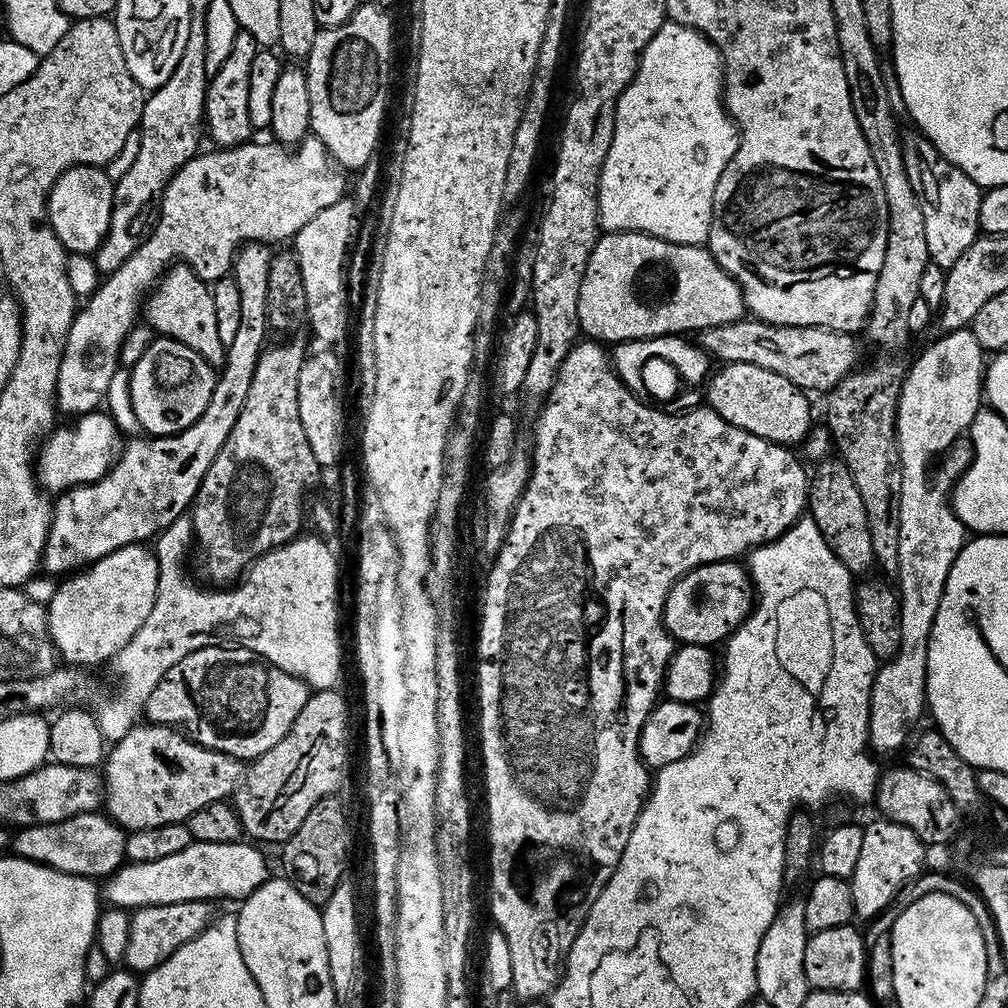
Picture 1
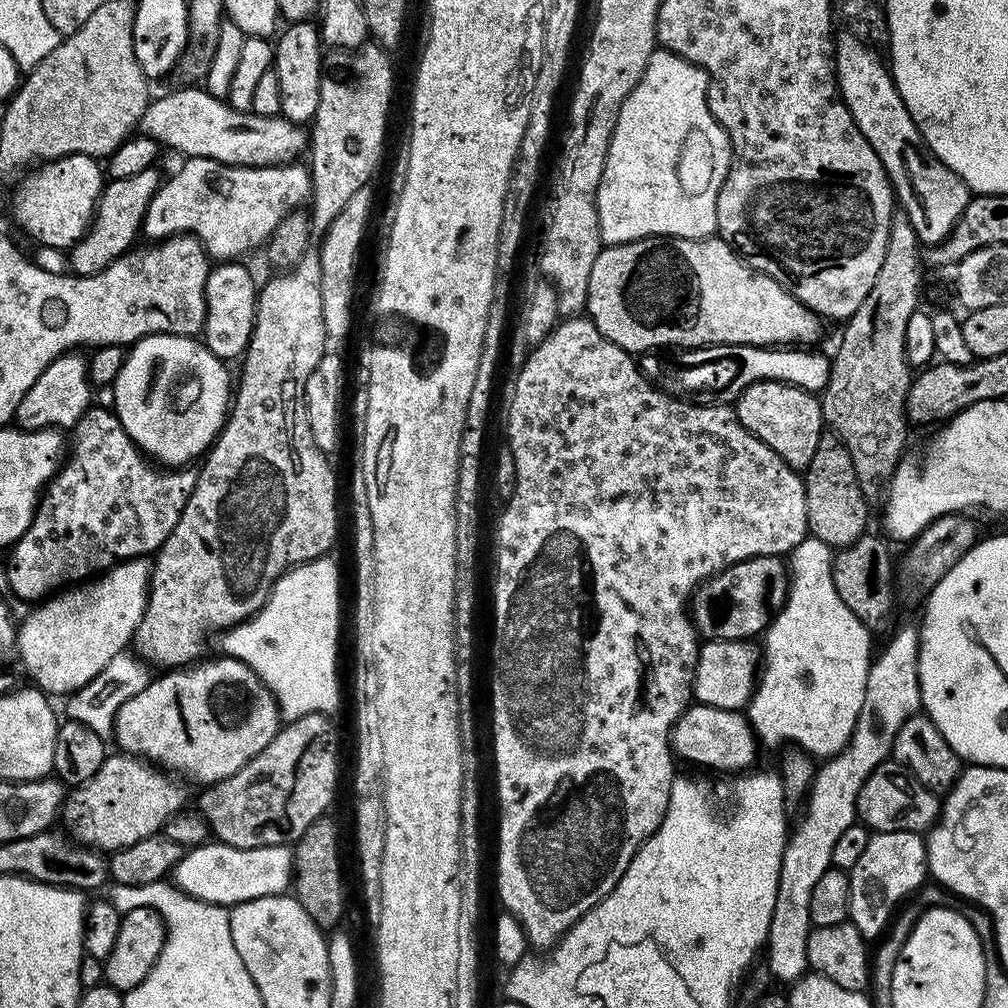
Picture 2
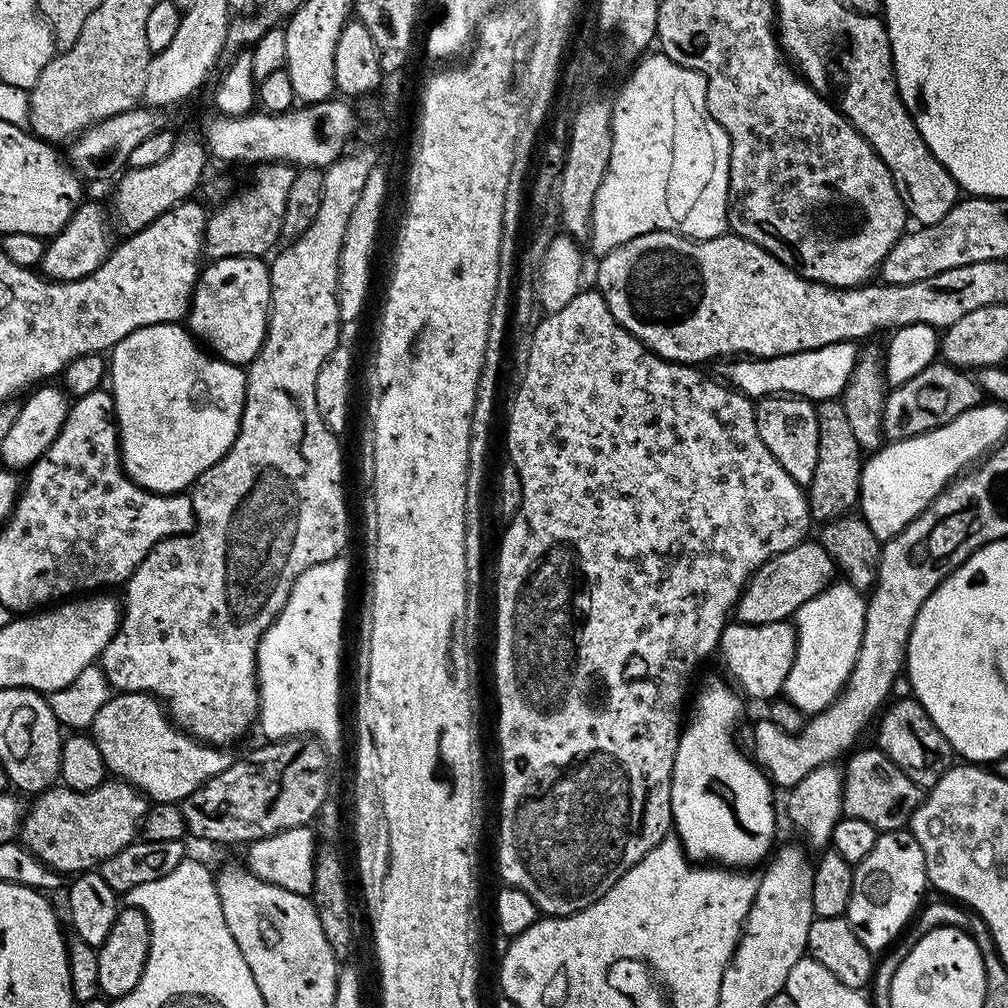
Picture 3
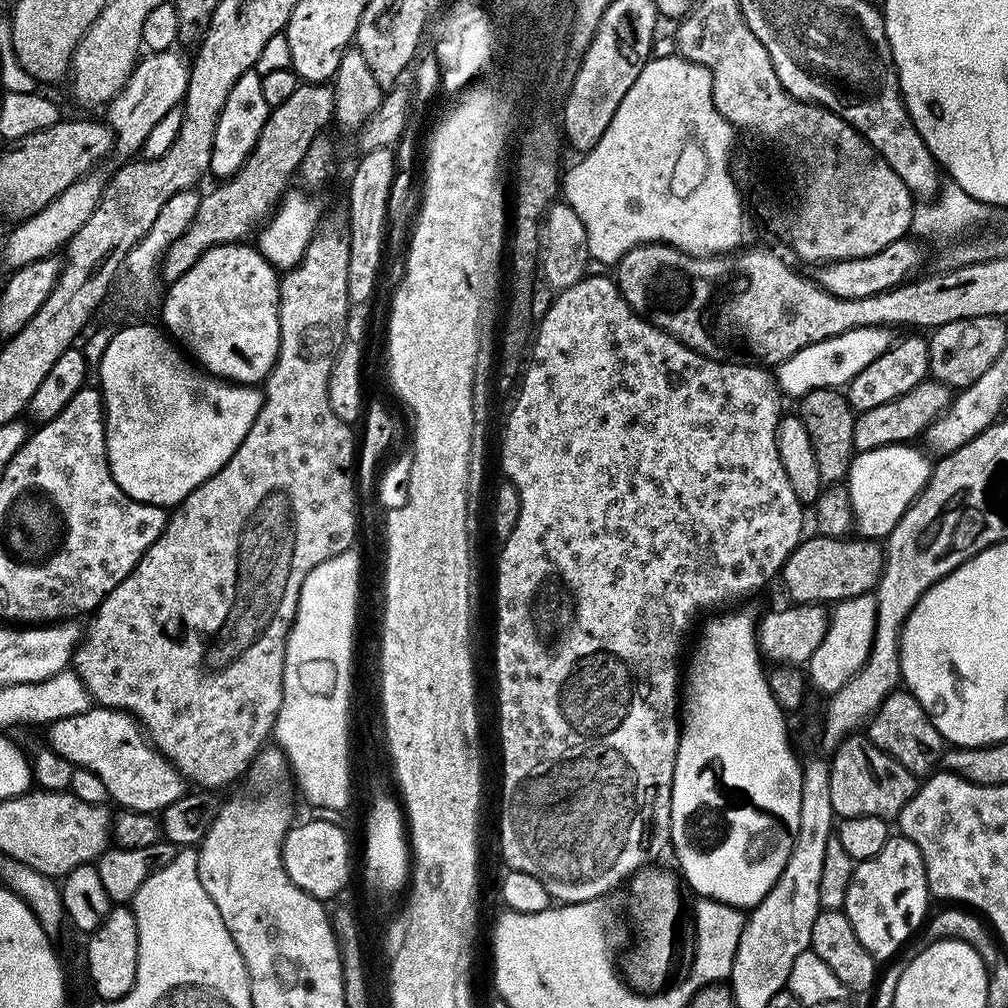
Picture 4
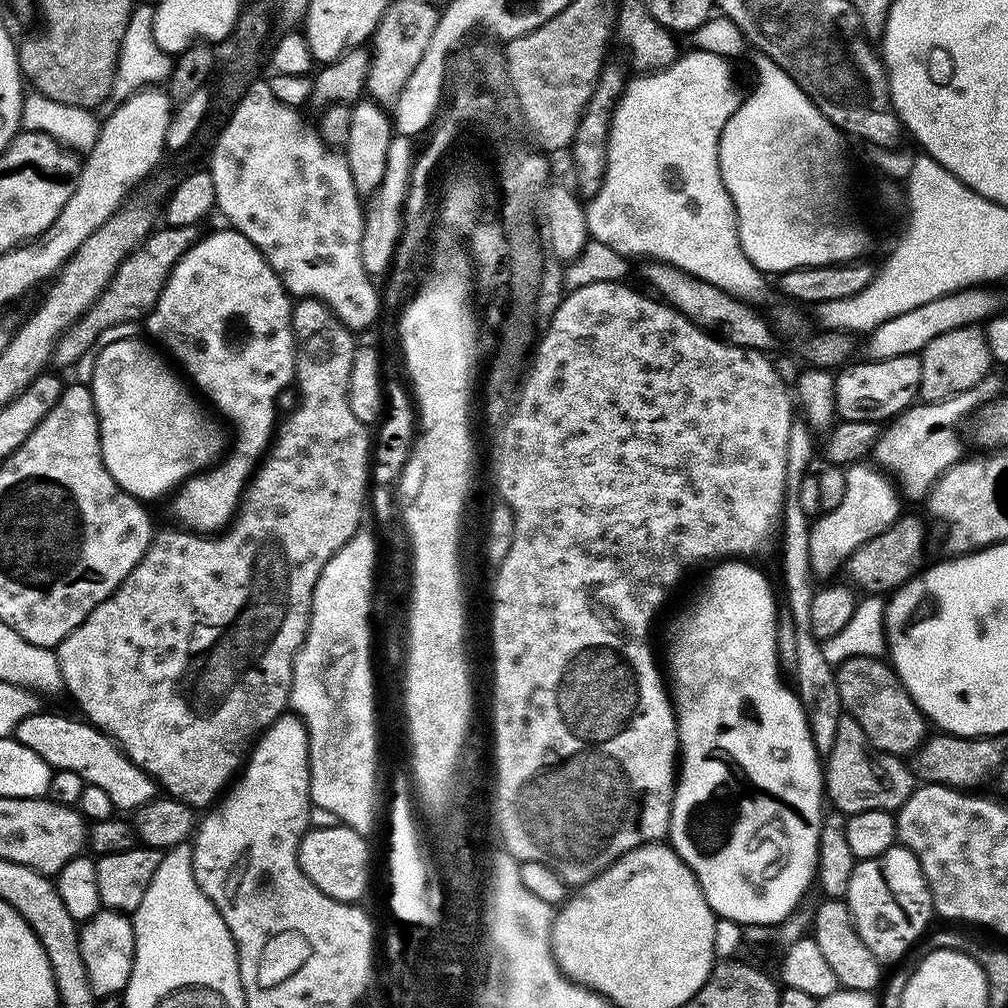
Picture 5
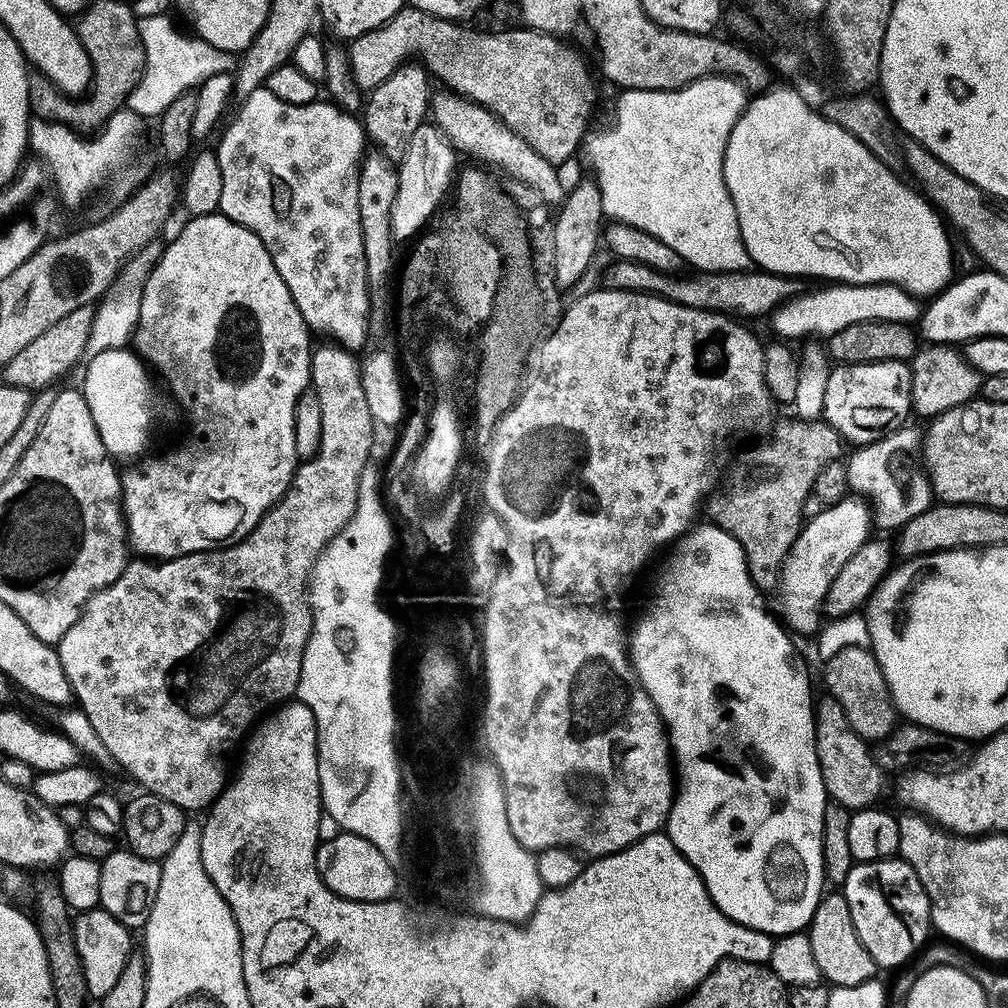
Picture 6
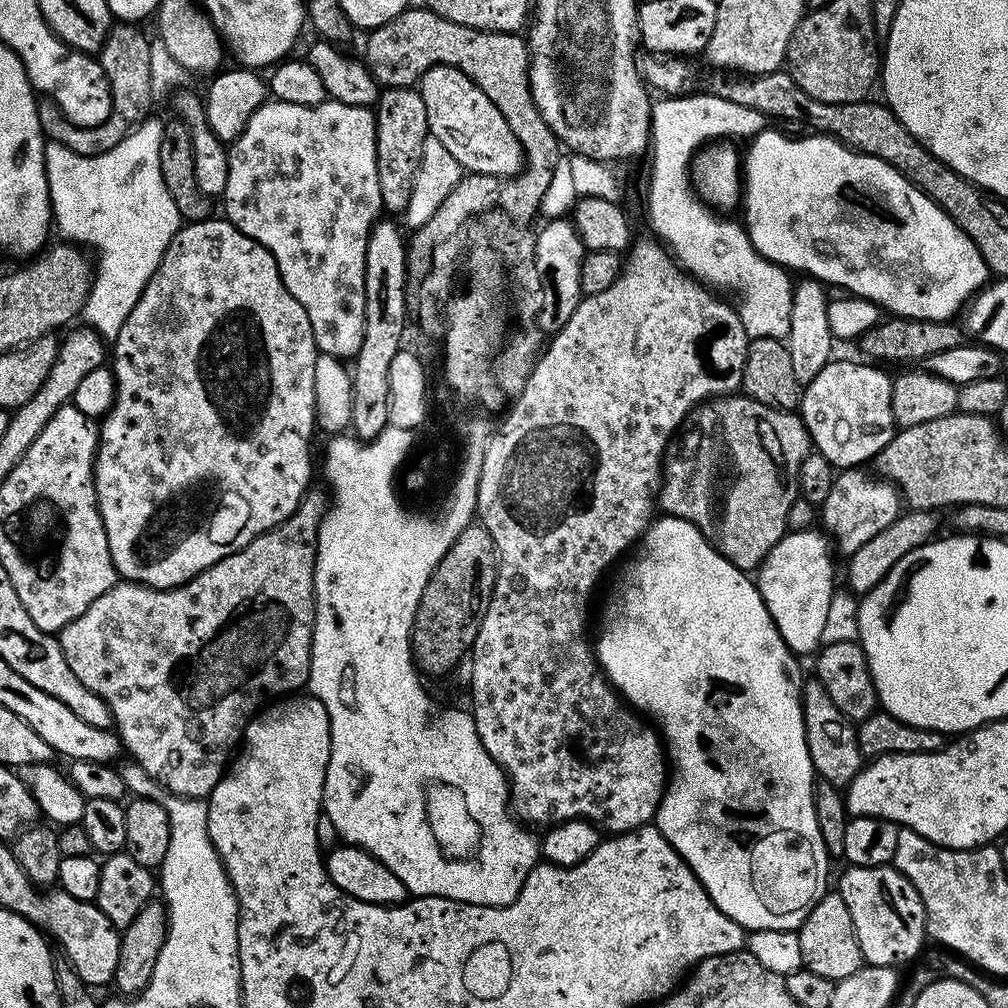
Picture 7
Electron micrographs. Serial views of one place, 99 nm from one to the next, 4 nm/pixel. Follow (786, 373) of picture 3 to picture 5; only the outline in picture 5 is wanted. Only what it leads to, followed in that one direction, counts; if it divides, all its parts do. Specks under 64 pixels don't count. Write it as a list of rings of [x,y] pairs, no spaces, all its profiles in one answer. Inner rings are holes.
[[[971,287],[934,299],[910,312],[900,314],[869,333],[867,355],[874,360],[911,356],[923,351],[923,348],[939,334],[944,334],[952,329],[971,327],[989,319],[1001,308],[999,308],[999,298],[988,290],[991,289]]]

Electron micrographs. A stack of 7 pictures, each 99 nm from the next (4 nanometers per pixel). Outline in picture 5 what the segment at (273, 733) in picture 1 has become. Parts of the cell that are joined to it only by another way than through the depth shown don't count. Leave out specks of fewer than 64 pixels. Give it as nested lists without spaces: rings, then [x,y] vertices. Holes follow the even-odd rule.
[[[37,710],[34,714],[22,718],[22,722],[18,722],[14,738],[18,742],[22,742],[22,746],[30,746],[30,750],[34,750],[34,754],[38,754],[38,758],[45,760],[54,770],[73,772],[78,774],[78,778],[82,778],[85,784],[93,784],[100,787],[109,796],[113,809],[119,810],[121,813],[131,813],[133,810],[142,807],[146,802],[157,799],[158,785],[156,781],[147,776],[123,752],[116,741],[111,740],[102,729],[96,728],[93,724],[88,723],[87,720],[73,716],[59,716],[56,712]]]

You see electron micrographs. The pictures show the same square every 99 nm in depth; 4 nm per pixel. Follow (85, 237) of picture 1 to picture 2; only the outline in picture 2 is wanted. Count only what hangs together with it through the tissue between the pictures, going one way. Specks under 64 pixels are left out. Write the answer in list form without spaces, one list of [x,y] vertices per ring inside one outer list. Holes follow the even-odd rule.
[[[70,154],[33,167],[12,196],[12,216],[17,226],[33,236],[37,245],[72,249],[88,233],[96,215],[96,203],[106,183],[106,172],[100,164],[97,157]]]

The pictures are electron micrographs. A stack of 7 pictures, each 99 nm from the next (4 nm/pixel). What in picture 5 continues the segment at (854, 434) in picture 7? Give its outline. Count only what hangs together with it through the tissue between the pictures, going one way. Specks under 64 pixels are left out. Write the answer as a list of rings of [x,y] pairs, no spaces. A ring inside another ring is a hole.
[[[919,355],[865,359],[865,364],[849,363],[836,376],[836,415],[840,420],[876,424],[891,421],[917,403],[922,382]]]

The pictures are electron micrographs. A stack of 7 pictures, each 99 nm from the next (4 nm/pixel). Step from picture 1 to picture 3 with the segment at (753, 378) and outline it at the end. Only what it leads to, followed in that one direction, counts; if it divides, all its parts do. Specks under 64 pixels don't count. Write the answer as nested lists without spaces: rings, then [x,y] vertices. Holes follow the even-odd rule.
[[[772,395],[756,404],[756,425],[759,437],[774,454],[778,464],[800,487],[806,488],[813,480],[818,464],[818,422],[815,405],[801,397]]]

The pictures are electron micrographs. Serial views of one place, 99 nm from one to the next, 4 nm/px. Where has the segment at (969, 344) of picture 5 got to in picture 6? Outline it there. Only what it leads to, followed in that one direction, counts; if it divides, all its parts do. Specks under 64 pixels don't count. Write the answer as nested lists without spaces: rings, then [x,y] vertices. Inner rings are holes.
[[[933,344],[921,347],[910,360],[912,369],[912,410],[918,417],[940,416],[954,406],[962,406],[977,399],[982,388],[982,377],[970,366],[959,347],[951,344]]]

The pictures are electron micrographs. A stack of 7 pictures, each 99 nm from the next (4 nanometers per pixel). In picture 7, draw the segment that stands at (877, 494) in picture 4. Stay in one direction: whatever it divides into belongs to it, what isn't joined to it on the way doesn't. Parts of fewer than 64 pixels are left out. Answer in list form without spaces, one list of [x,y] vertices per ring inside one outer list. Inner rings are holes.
[[[816,530],[789,531],[770,550],[758,569],[754,583],[760,589],[766,610],[786,642],[789,653],[817,651],[822,630],[826,626],[826,614],[834,595],[832,588],[833,549],[827,535]]]

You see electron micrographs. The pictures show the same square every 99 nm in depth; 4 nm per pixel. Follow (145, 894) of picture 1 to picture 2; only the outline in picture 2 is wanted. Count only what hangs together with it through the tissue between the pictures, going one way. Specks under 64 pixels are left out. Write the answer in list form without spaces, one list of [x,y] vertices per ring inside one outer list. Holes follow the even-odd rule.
[[[209,842],[200,848],[189,848],[178,862],[174,883],[188,896],[211,904],[235,906],[267,896],[283,896],[294,880],[293,849],[287,844],[246,850],[229,844]]]

